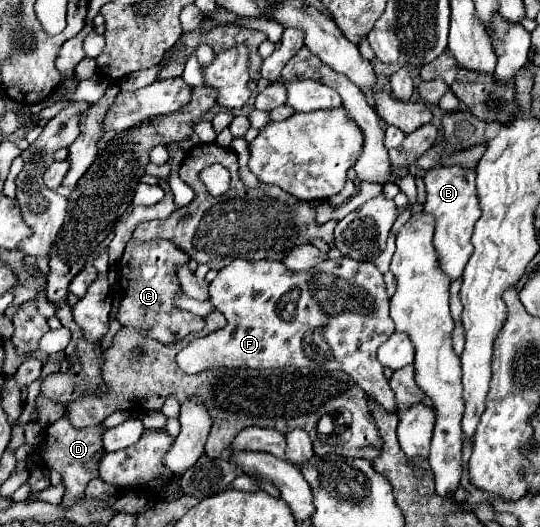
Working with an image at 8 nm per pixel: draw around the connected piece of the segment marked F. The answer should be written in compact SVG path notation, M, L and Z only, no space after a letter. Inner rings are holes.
M348 257L326 259L324 263L318 263L312 271L298 271L298 273L294 273L294 271L286 269L286 265L280 263L280 261L246 261L246 259L236 259L236 261L232 261L230 265L226 265L226 267L222 267L222 269L218 271L216 279L209 284L208 290L210 303L212 303L218 311L224 313L224 317L226 317L228 323L226 323L226 327L222 327L220 331L214 331L214 333L210 333L210 335L206 335L206 337L196 337L196 339L192 339L192 341L176 355L176 361L178 361L178 365L180 365L182 371L186 371L186 373L200 373L200 371L206 371L206 369L212 369L212 367L230 367L230 369L238 369L238 367L248 367L248 369L298 367L298 369L302 369L302 367L312 367L312 365L316 365L318 369L344 371L344 373L348 373L348 375L354 379L354 383L364 389L364 393L368 395L370 401L382 405L382 407L384 407L386 411L390 411L390 413L398 413L398 403L396 403L396 399L394 399L394 391L390 389L388 379L384 377L384 367L382 367L380 361L376 359L378 347L380 347L396 329L392 327L392 319L390 319L390 315L388 315L388 295L386 295L386 287L384 287L384 277L382 277L382 273L378 271L378 267L376 267L372 261L360 263L360 261L354 261L354 259L348 259Z

